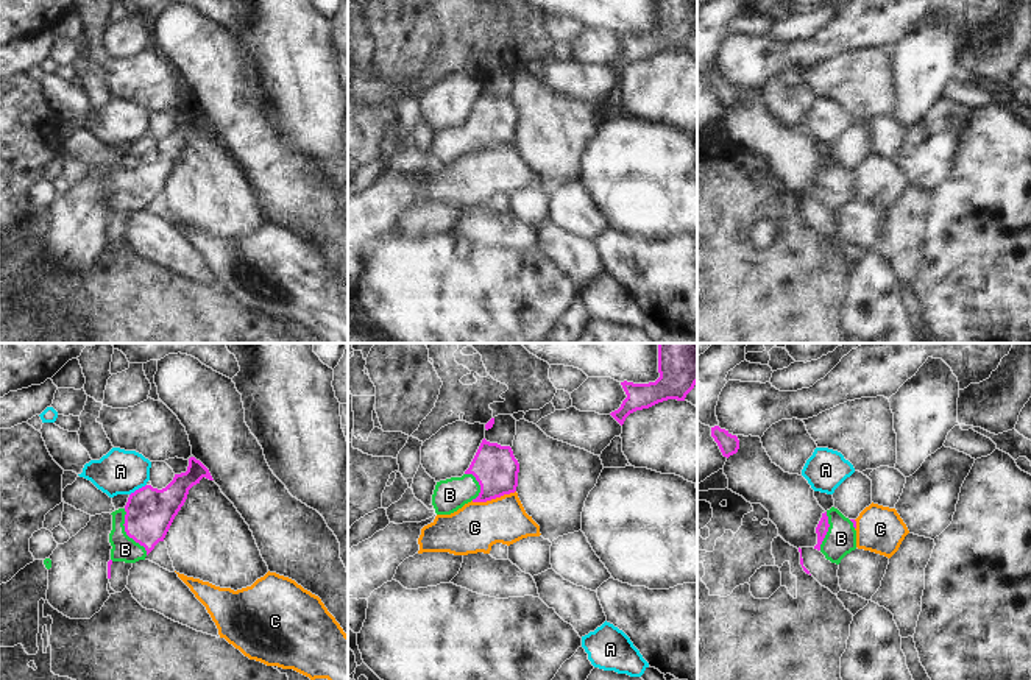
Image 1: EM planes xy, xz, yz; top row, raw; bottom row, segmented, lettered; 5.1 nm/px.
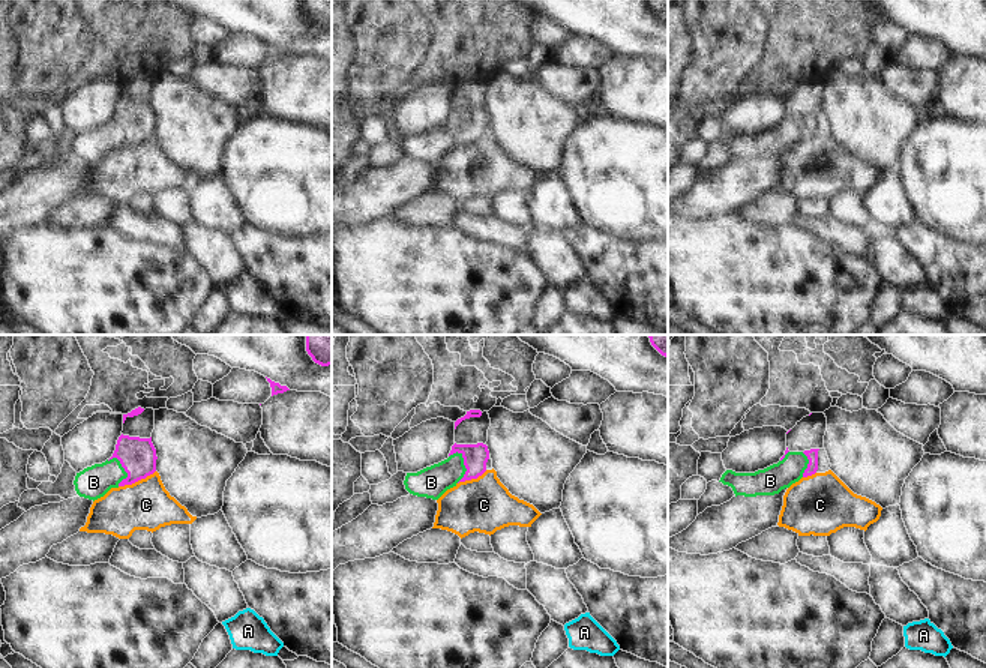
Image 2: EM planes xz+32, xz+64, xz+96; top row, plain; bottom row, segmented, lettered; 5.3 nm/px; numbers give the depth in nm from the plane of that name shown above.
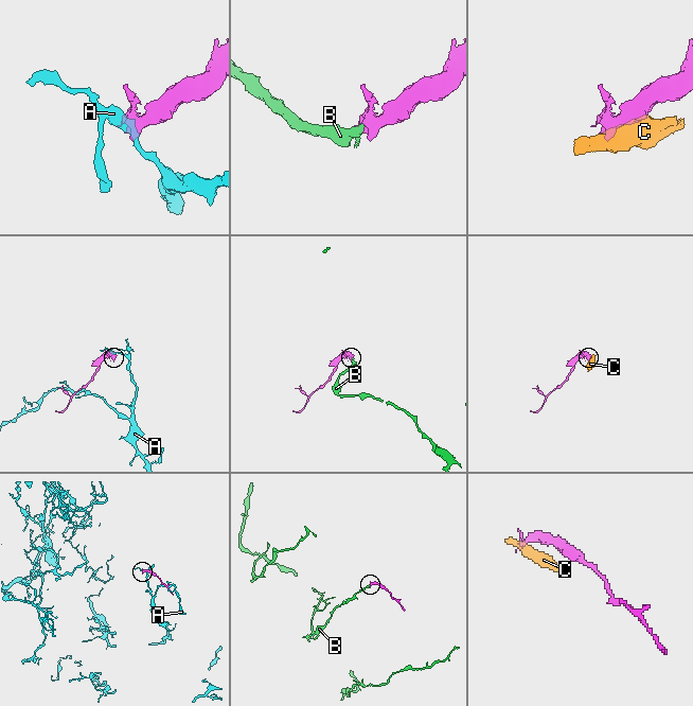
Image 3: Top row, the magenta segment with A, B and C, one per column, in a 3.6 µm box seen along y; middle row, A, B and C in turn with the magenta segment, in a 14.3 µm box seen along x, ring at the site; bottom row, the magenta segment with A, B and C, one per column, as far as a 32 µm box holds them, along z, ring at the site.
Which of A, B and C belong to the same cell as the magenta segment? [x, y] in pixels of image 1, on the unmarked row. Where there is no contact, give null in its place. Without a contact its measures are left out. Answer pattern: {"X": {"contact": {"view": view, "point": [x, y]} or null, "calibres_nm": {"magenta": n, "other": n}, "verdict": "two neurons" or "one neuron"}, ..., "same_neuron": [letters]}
{"A": {"contact": {"view": "xy", "point": [139, 139]}, "calibres_nm": {"magenta": 260, "other": 220}, "verdict": "two neurons"}, "B": {"contact": {"view": "xy", "point": [127, 184]}, "calibres_nm": {"magenta": 260, "other": 130}, "verdict": "one neuron"}, "C": {"contact": {"view": "xz", "point": [493, 148]}, "calibres_nm": {"magenta": 220, "other": 260}, "verdict": "two neurons"}, "same_neuron": ["B"]}

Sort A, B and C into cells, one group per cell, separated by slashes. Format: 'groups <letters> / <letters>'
groups A / B / C

